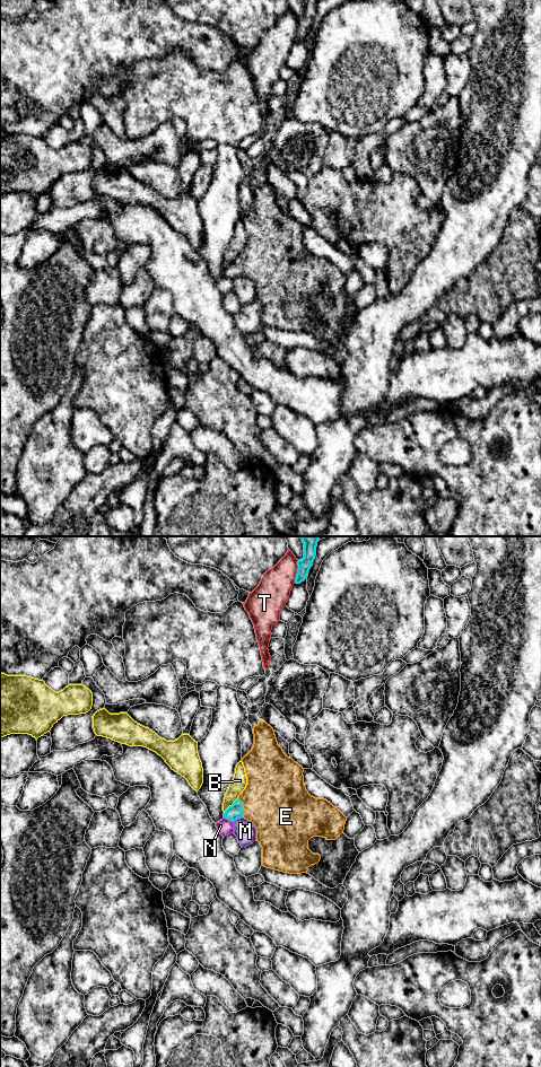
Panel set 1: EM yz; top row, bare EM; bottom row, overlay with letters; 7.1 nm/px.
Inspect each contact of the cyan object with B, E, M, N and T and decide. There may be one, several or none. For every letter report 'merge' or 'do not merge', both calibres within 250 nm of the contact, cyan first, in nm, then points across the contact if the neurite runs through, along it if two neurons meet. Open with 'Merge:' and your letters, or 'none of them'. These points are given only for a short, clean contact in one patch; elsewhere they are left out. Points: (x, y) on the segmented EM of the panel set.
Merge: E
B: do not merge; calibres 110 and 110 nm
E: merge; calibres 110 and 460 nm; way yz (234, 812), (242, 807), (264, 801), (276, 801)
M: do not merge; calibres 110 and 150 nm
N: do not merge; calibres 110 and 110 nm
T: do not merge; calibres 120 and 240 nm

